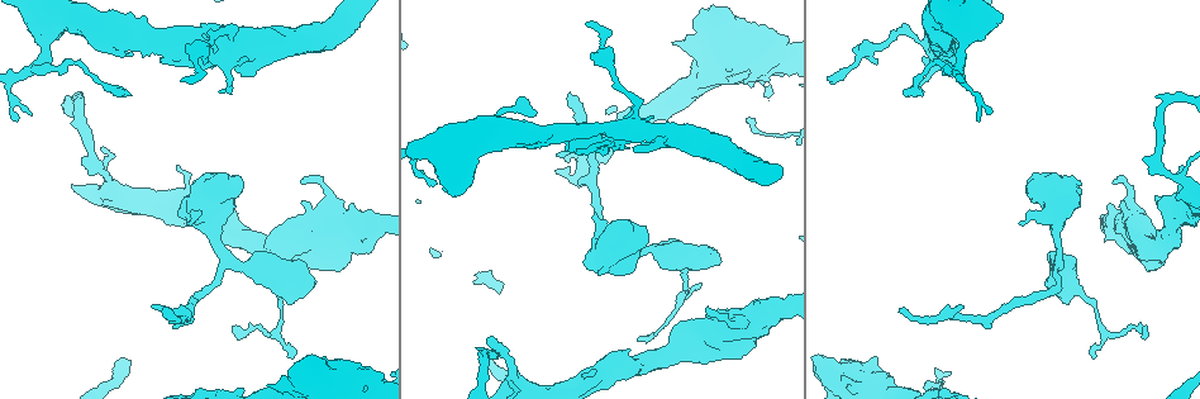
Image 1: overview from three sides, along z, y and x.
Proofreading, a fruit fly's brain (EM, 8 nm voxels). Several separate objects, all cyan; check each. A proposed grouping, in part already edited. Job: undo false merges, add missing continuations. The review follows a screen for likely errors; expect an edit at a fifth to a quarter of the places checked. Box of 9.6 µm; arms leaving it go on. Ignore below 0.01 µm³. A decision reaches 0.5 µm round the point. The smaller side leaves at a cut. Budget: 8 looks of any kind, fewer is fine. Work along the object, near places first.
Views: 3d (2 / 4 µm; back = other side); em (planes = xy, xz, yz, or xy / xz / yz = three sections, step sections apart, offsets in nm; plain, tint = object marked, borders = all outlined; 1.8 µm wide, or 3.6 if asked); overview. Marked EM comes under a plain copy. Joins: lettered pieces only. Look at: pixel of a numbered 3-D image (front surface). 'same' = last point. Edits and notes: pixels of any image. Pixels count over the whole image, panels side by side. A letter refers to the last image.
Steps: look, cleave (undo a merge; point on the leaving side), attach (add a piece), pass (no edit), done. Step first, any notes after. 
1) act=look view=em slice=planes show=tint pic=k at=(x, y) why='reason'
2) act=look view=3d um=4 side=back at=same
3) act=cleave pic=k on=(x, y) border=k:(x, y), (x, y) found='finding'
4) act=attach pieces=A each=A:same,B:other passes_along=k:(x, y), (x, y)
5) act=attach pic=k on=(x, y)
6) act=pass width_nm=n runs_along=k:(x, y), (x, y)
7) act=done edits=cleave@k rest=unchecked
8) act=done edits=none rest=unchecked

act=look view=em slice=xz step=16 show=borders pic=1 at=(165, 309) why='an open end'

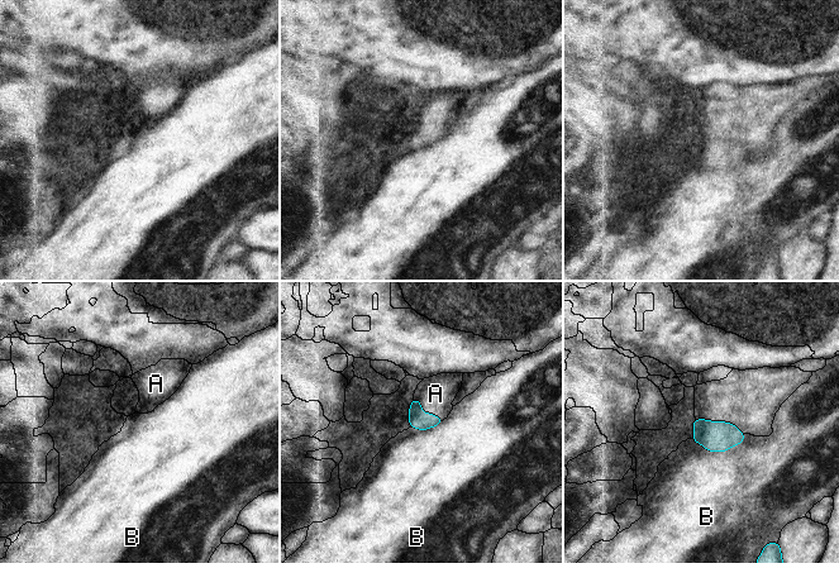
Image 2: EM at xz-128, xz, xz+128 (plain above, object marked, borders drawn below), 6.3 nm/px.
act=look view=em slice=planes show=borders at=same

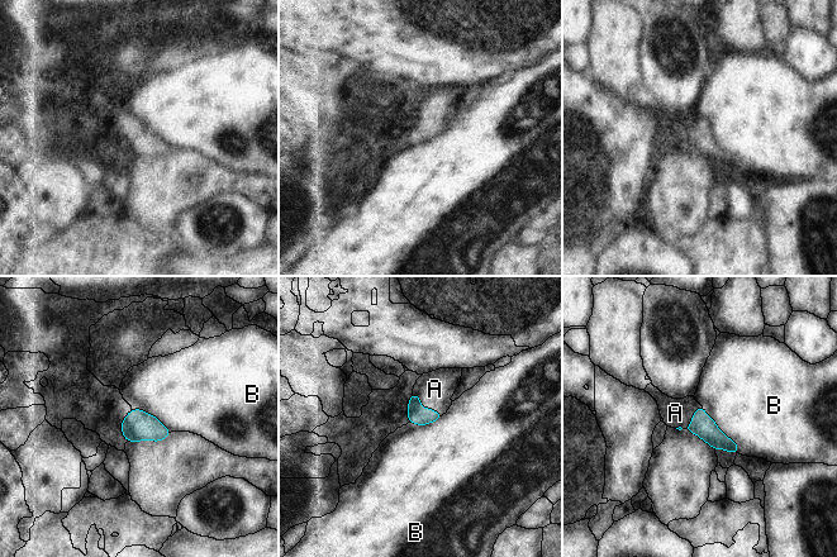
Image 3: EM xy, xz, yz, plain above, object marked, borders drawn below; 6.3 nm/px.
act=attach pieces=A each=A:same,B:other found='it goes on there'

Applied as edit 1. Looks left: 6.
act=look view=3d um=4 pic=1 at=(1052, 214) why='thick turns thin'

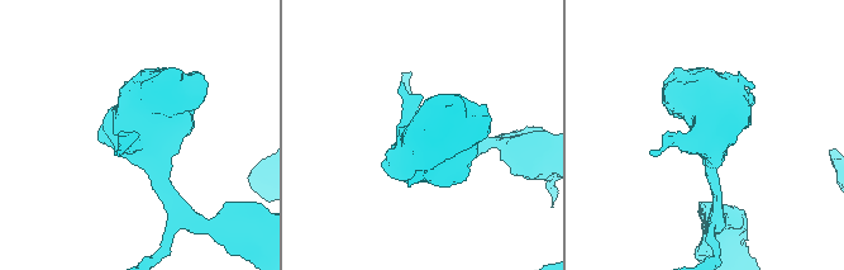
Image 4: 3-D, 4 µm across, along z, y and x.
act=look view=em um=3.6 slice=xz step=16 show=tint pic=4 at=(152, 138) why='shape alone is not enough'

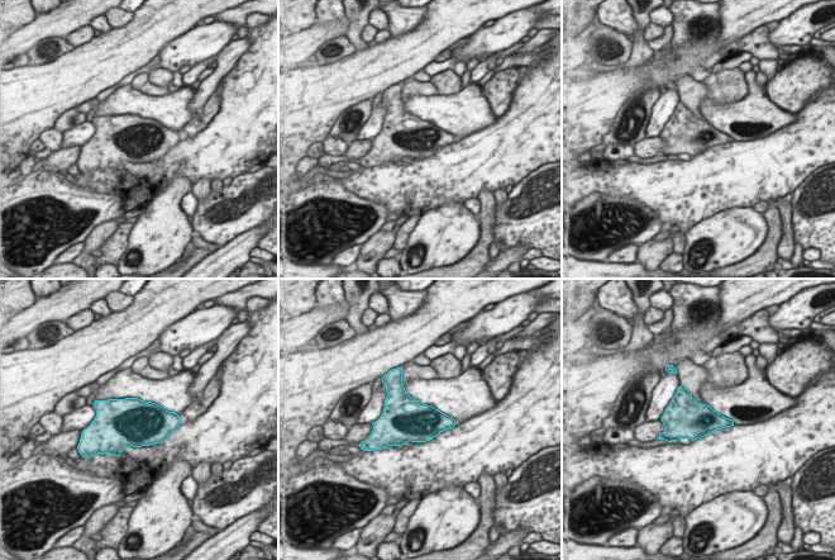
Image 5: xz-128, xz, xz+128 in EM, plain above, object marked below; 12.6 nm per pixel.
act=look view=em um=3.6 slice=xy step=4 show=borders at=same

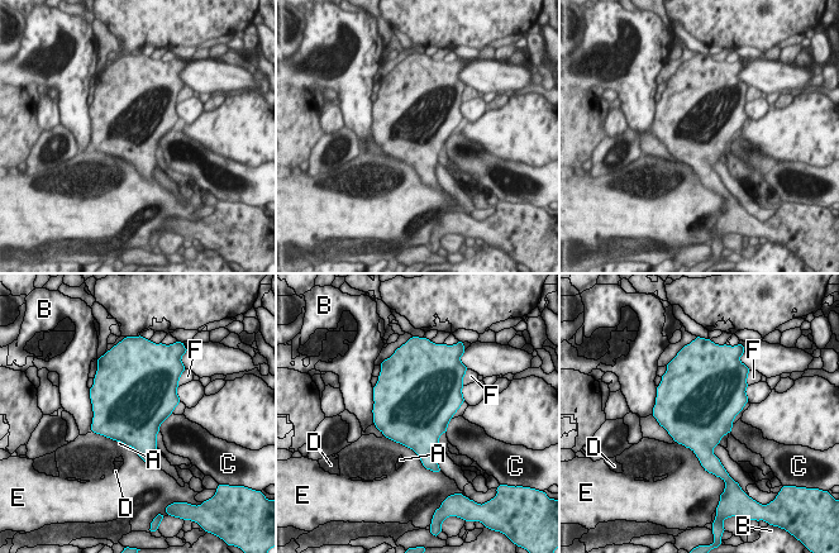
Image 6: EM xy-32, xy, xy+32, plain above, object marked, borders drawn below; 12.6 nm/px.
act=pass width_nm=900 each=A:other,B:other,C:other,D:other,E:other,F:other border=6:(171, 413), (160, 425), (158, 430) found='all the same neuron'

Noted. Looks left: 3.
act=look view=em slice=xy step=4 show=tint pic=1 at=(1130, 186) why='thick turns thin'

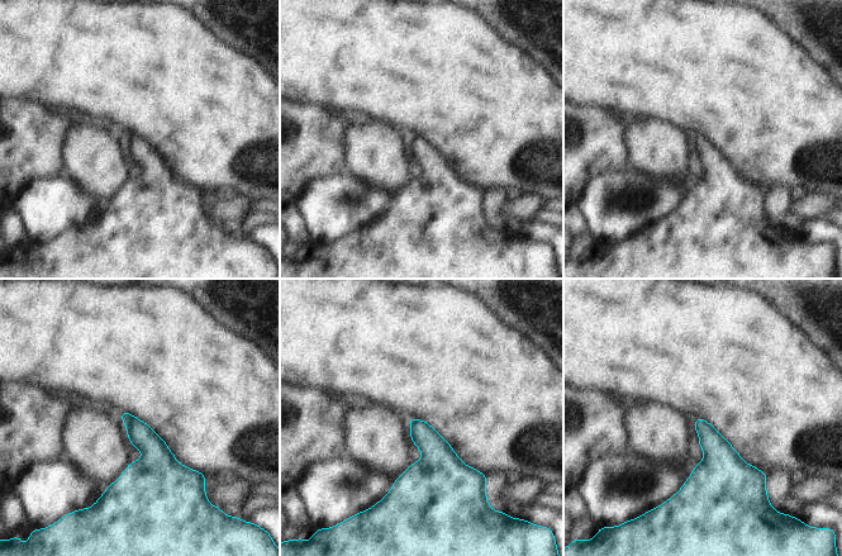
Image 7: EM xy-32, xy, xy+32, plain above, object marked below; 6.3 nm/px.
act=look view=em slice=planes show=borders at=same

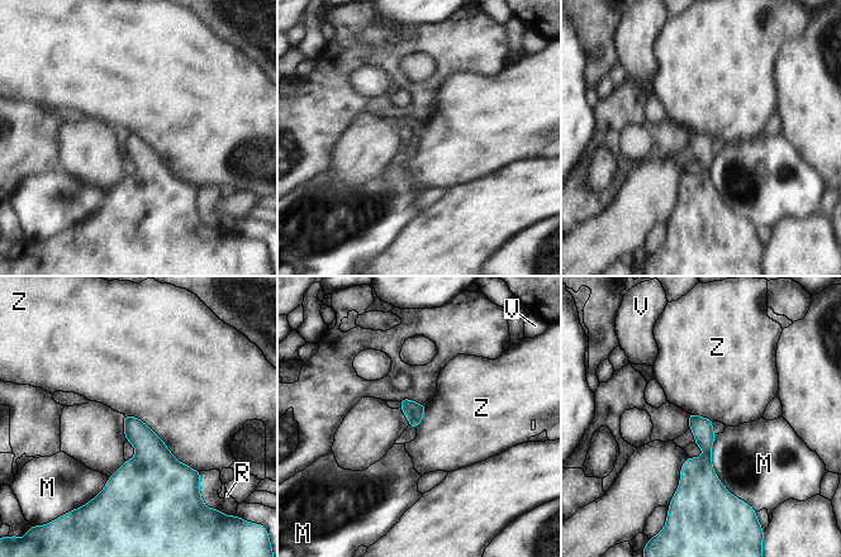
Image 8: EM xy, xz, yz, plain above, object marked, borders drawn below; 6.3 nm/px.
act=pass width_nm=120 each=M:other,R:other,V:other,Z:other found='continuous, no second neuron'

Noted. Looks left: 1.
act=done edits=attach@3 rest=unchecked

